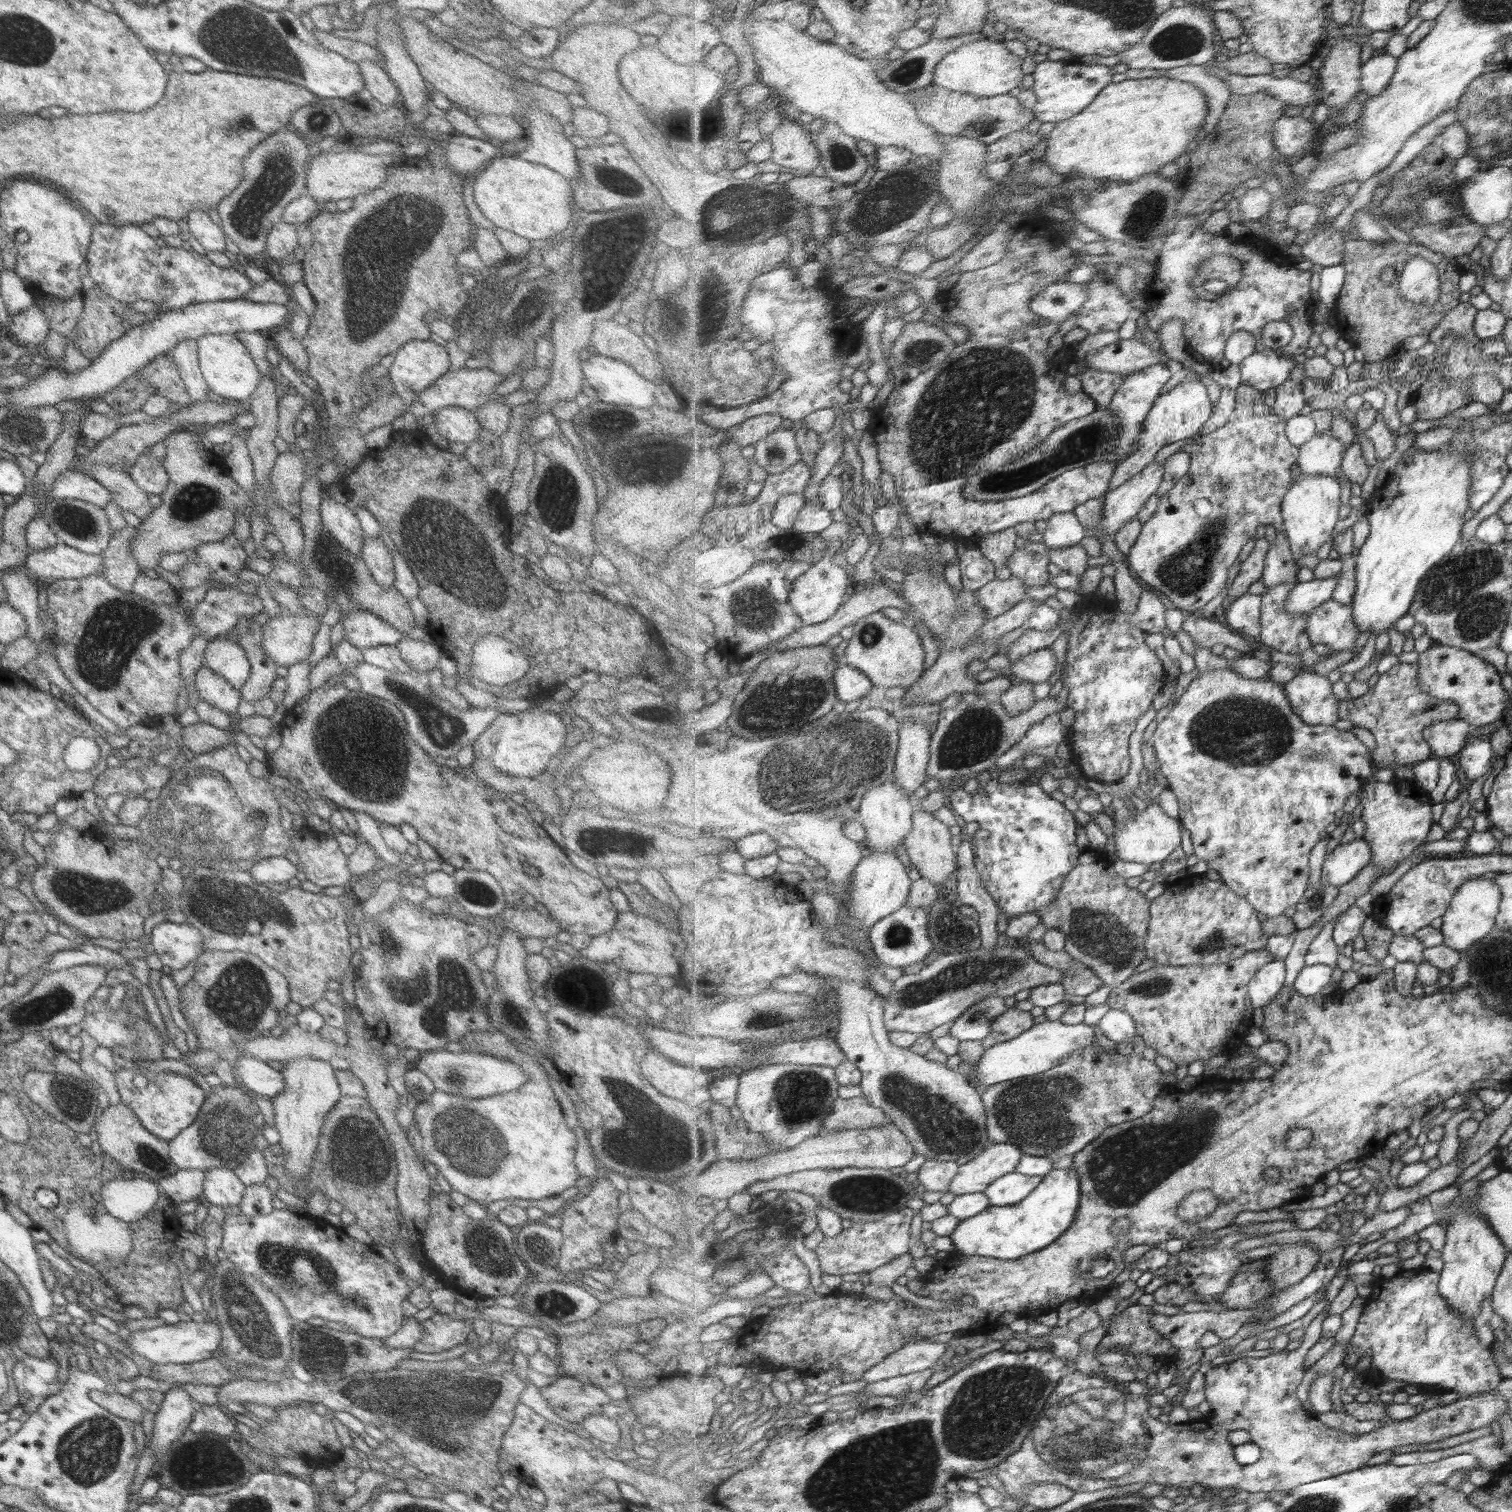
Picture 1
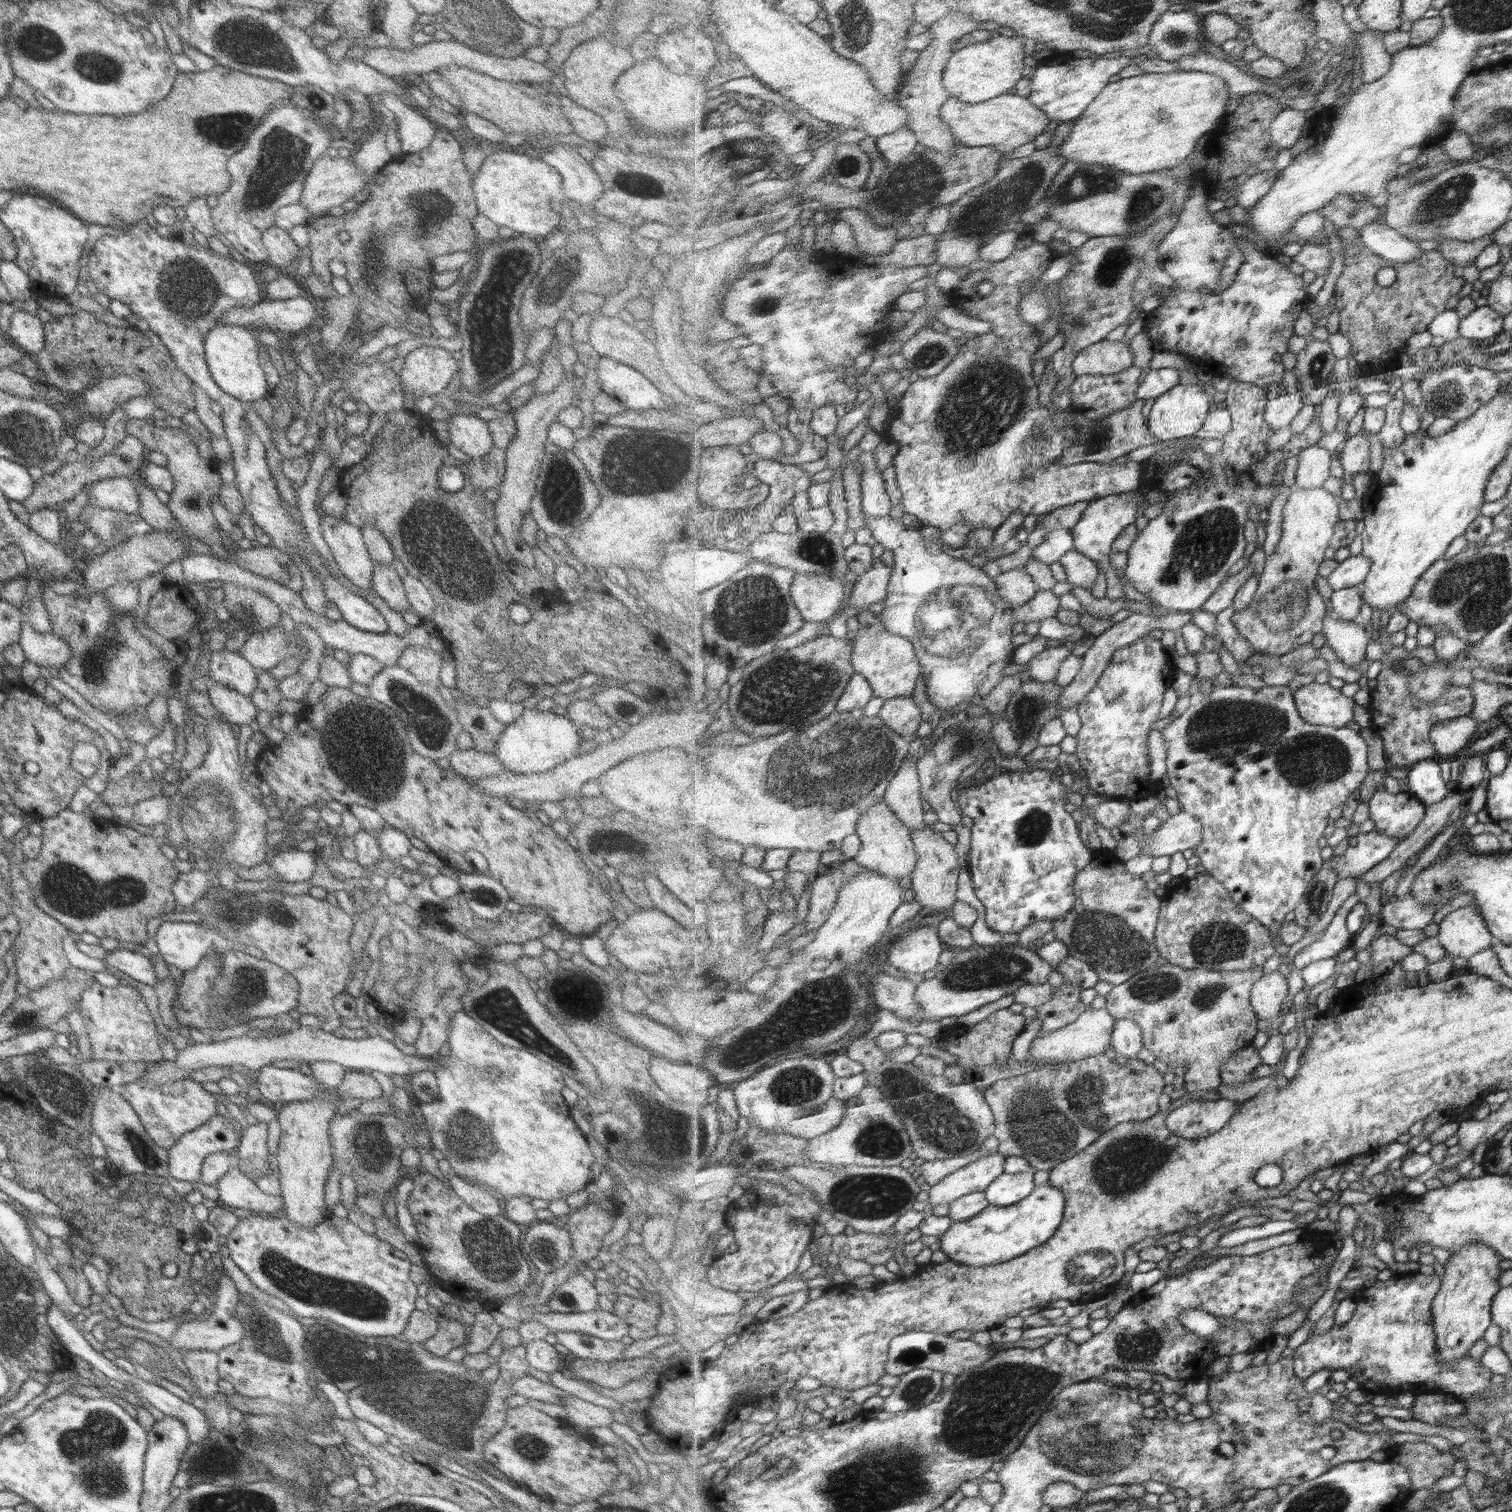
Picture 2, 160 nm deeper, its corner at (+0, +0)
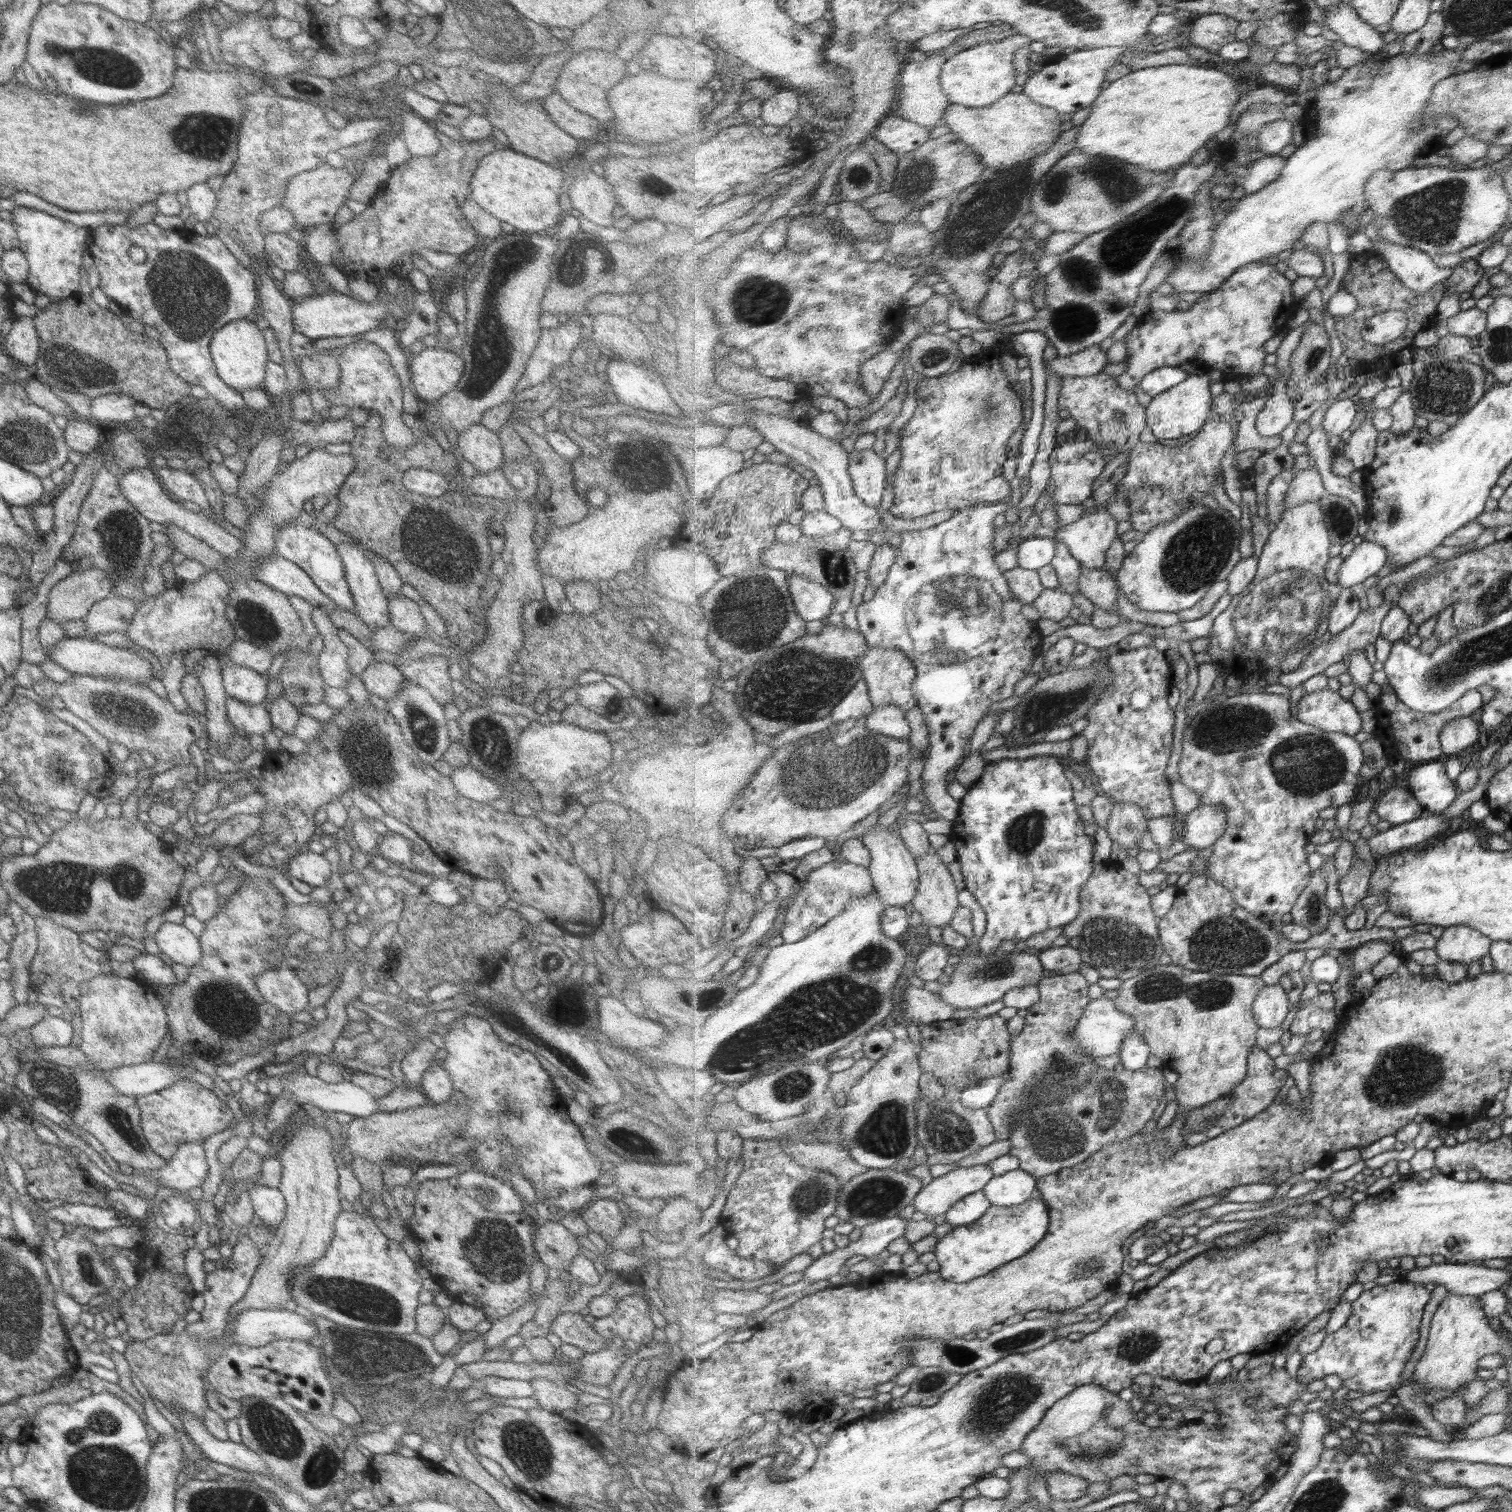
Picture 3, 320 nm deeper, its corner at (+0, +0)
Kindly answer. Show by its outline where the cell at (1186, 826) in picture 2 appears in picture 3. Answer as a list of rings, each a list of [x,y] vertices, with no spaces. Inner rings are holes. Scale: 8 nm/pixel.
[[[1199,805],[1186,815],[1183,840],[1188,849],[1213,847],[1227,831],[1227,812],[1223,805]]]

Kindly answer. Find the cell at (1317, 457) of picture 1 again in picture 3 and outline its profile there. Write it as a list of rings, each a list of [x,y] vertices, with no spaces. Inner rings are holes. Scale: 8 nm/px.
[[[1311,463],[1307,469],[1296,472],[1290,490],[1287,491],[1284,506],[1289,509],[1308,502],[1318,502],[1325,493],[1327,491],[1323,483],[1323,476],[1318,467]]]

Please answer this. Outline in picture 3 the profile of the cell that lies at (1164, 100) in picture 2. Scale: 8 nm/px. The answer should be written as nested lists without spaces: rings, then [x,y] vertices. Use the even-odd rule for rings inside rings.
[[[1174,64],[1131,71],[1127,76],[1110,83],[1095,99],[1089,117],[1079,126],[1077,146],[1085,154],[1115,156],[1147,170],[1177,170],[1189,164],[1197,150],[1201,150],[1211,138],[1232,124],[1233,108],[1244,96],[1239,86],[1239,80],[1235,80],[1231,74],[1204,64]]]

